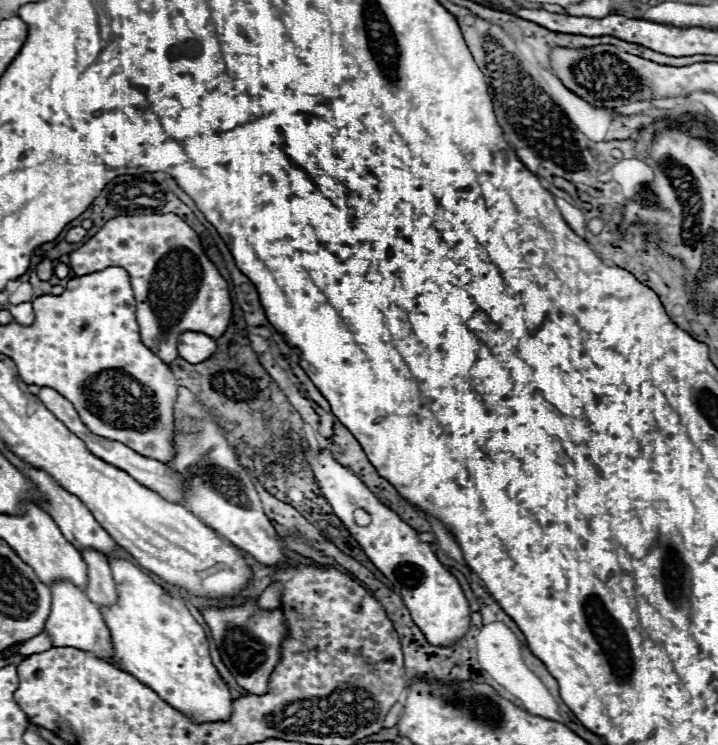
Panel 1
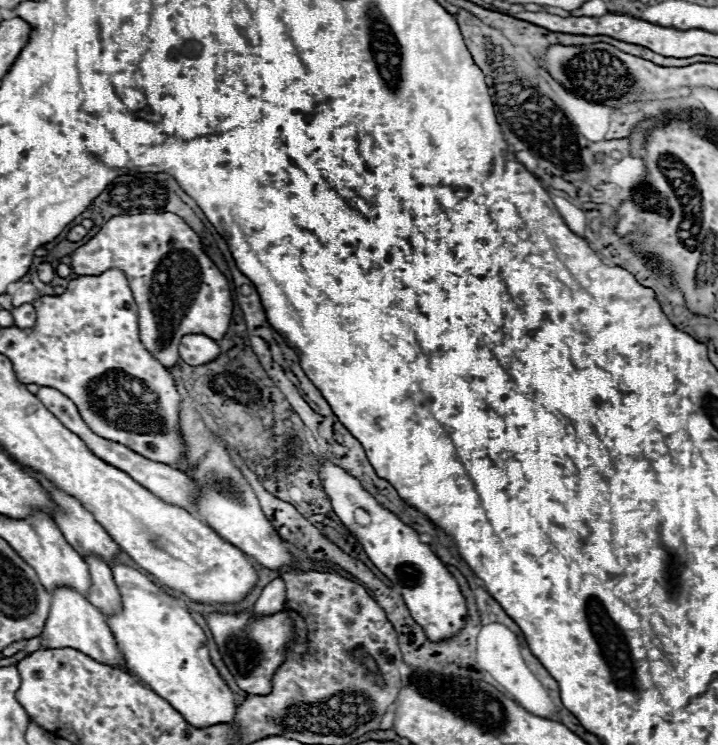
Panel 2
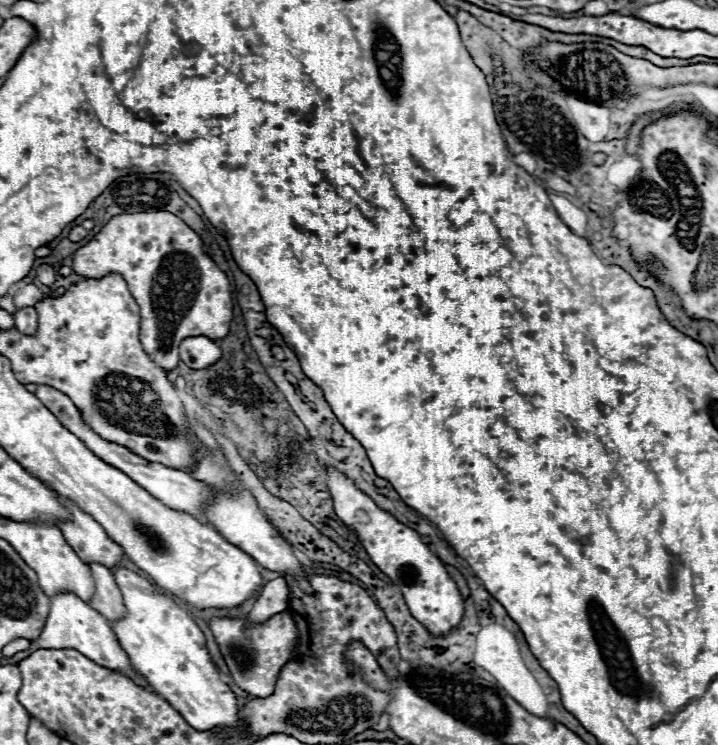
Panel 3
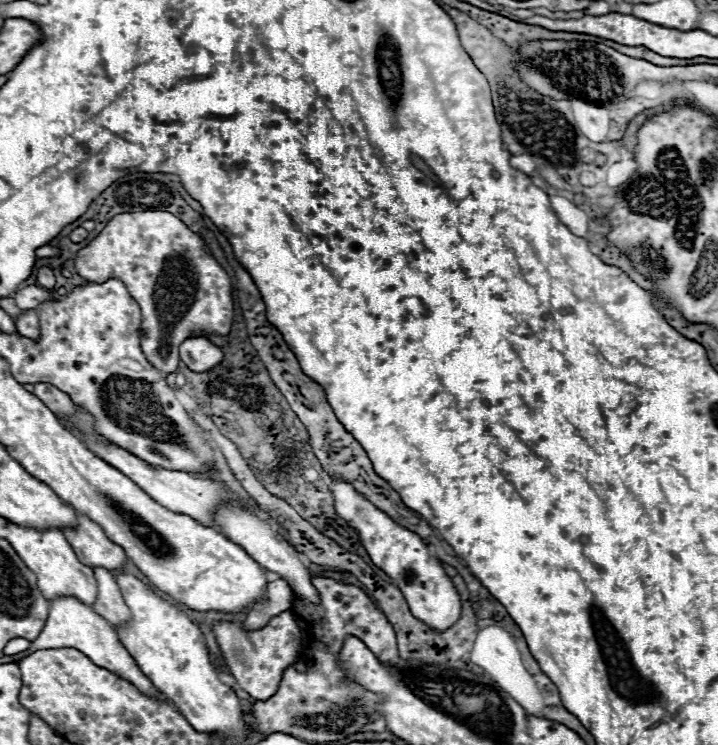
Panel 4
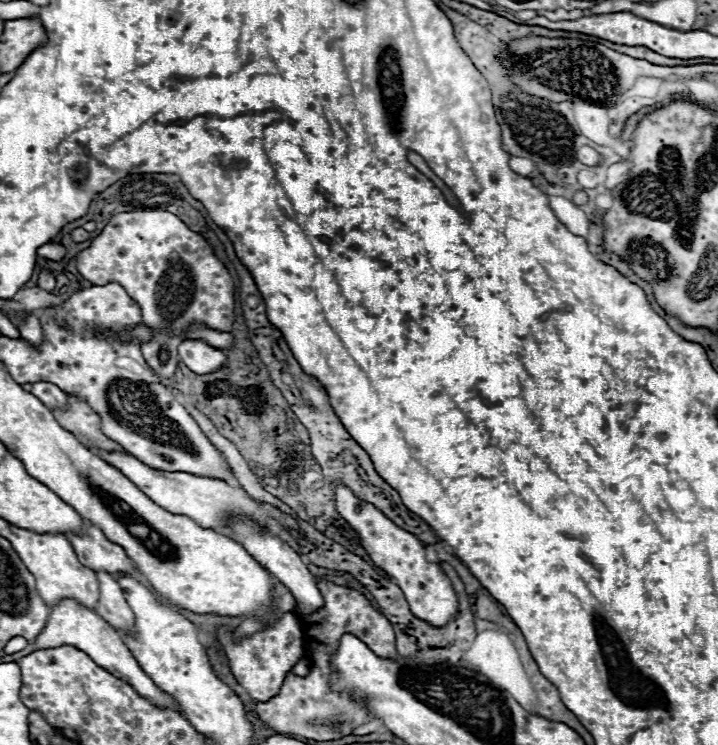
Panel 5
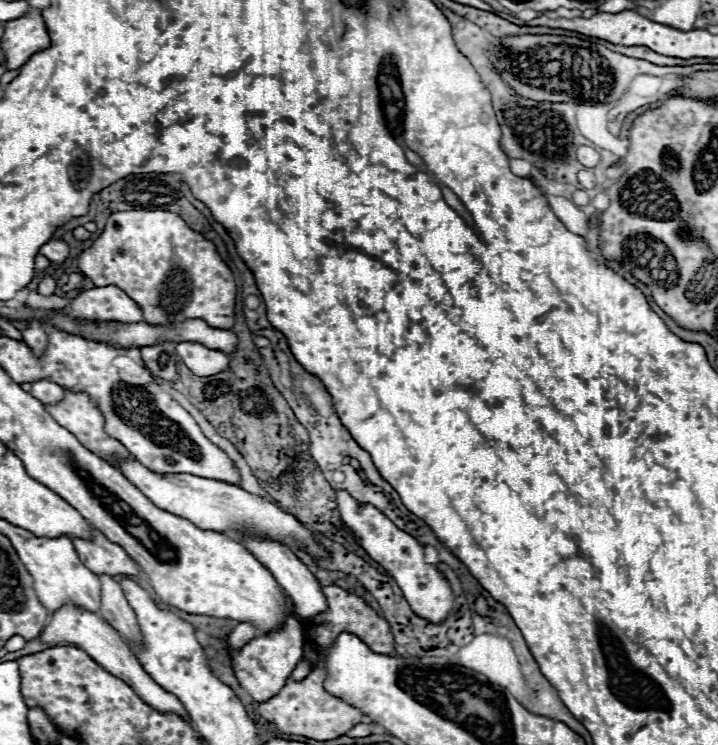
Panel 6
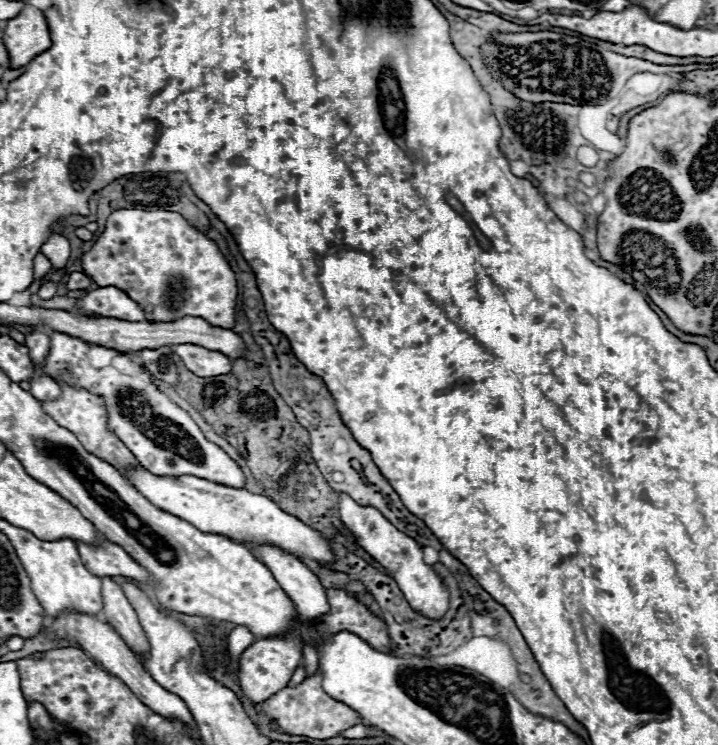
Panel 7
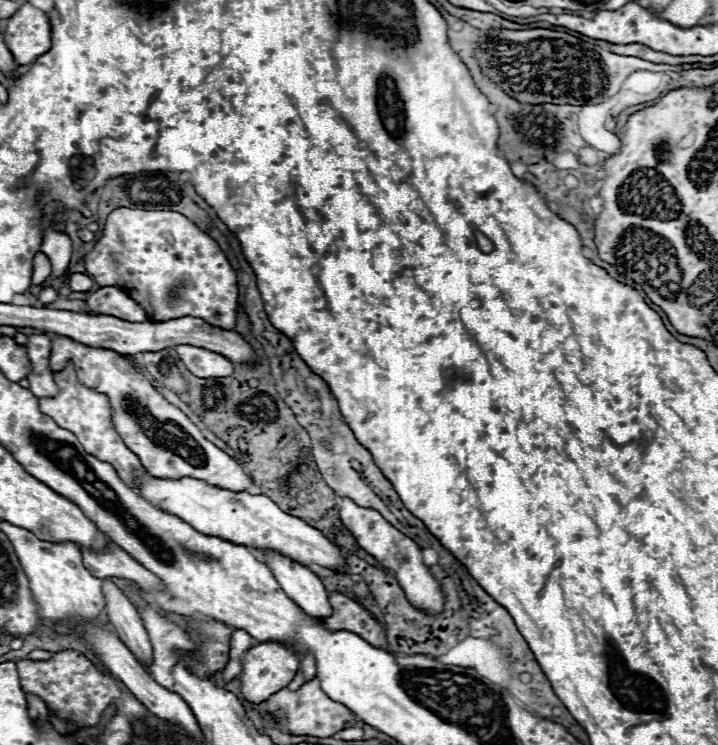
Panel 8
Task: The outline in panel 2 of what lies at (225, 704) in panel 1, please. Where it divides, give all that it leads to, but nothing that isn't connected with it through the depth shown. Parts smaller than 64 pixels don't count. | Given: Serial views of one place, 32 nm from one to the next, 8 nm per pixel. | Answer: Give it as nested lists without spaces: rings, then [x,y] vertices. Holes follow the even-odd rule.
[[[114,562],[112,572],[122,594],[122,610],[108,618],[108,626],[126,658],[128,670],[182,712],[194,728],[234,724],[234,694],[214,668],[206,636],[182,602],[164,594],[154,582],[130,566]]]

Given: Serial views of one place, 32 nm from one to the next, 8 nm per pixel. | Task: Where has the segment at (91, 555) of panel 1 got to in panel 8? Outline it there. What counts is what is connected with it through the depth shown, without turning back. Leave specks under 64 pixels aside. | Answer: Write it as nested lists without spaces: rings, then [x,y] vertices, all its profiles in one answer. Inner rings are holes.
[[[104,580],[102,592],[106,598],[106,616],[116,628],[116,634],[138,658],[138,662],[144,668],[148,668],[152,656],[152,644],[148,640],[148,632],[142,624],[142,618],[138,616],[138,610],[110,580]]]

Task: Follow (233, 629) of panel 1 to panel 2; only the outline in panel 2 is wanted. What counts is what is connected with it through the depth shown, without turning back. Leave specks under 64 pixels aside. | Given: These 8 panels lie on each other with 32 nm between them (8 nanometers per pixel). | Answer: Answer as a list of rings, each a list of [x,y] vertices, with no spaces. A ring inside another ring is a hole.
[[[250,612],[210,614],[208,626],[236,684],[248,694],[266,696],[272,692],[274,672],[282,666],[282,660],[286,660],[286,648],[290,646],[290,640],[294,640],[294,626],[286,612],[278,612],[262,620],[252,620],[250,616]]]

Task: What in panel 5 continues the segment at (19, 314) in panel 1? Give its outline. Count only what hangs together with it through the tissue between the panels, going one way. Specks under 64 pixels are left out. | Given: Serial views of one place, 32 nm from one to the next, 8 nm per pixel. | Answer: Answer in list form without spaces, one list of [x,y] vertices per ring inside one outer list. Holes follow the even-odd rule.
[[[28,314],[26,318],[22,318],[22,326],[20,326],[20,334],[24,340],[28,340],[34,348],[42,346],[44,344],[44,332],[42,332],[42,326],[40,326],[40,320],[36,314]]]

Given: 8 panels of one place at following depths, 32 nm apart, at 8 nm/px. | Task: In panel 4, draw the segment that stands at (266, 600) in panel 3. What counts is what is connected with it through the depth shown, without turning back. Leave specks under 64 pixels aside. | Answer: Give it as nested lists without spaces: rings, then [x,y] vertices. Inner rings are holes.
[[[284,580],[270,582],[268,590],[266,590],[266,600],[262,600],[260,604],[254,606],[250,616],[242,622],[242,630],[250,632],[250,630],[258,630],[258,628],[266,626],[270,618],[290,610],[292,604],[294,604],[294,594],[288,588],[288,584]]]

